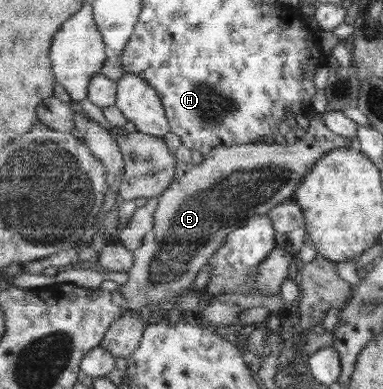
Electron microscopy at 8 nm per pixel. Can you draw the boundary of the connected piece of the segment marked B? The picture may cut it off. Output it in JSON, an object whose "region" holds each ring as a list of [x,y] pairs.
{"region":[[[311,111],[308,116],[309,130],[293,145],[268,145],[261,141],[258,144],[223,146],[203,158],[197,166],[176,159],[176,175],[168,189],[159,197],[154,214],[154,227],[144,237],[142,247],[134,250],[135,262],[128,273],[128,280],[118,287],[128,300],[131,311],[146,314],[153,307],[170,306],[172,301],[180,296],[182,289],[191,288],[200,269],[227,243],[227,238],[233,230],[242,225],[248,217],[264,215],[286,199],[294,198],[300,181],[306,178],[324,155],[332,150],[353,147],[348,143],[348,139],[325,129],[321,115]]]}

